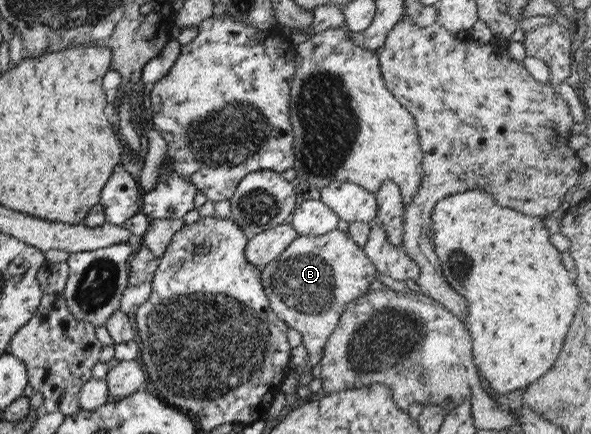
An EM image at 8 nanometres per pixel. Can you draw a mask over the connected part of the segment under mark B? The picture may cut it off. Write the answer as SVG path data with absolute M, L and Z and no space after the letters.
M337 229L331 230L320 236L300 236L297 237L280 253L274 260L261 267L261 283L270 308L287 324L287 328L295 329L301 336L300 344L307 350L308 356L305 361L296 368L289 368L287 374L281 382L280 391L285 396L295 391L297 376L304 371L310 371L311 367L320 362L323 355L324 344L328 335L334 330L335 324L340 318L340 313L345 306L359 296L369 292L369 284L378 274L375 266L349 236L347 232Z

